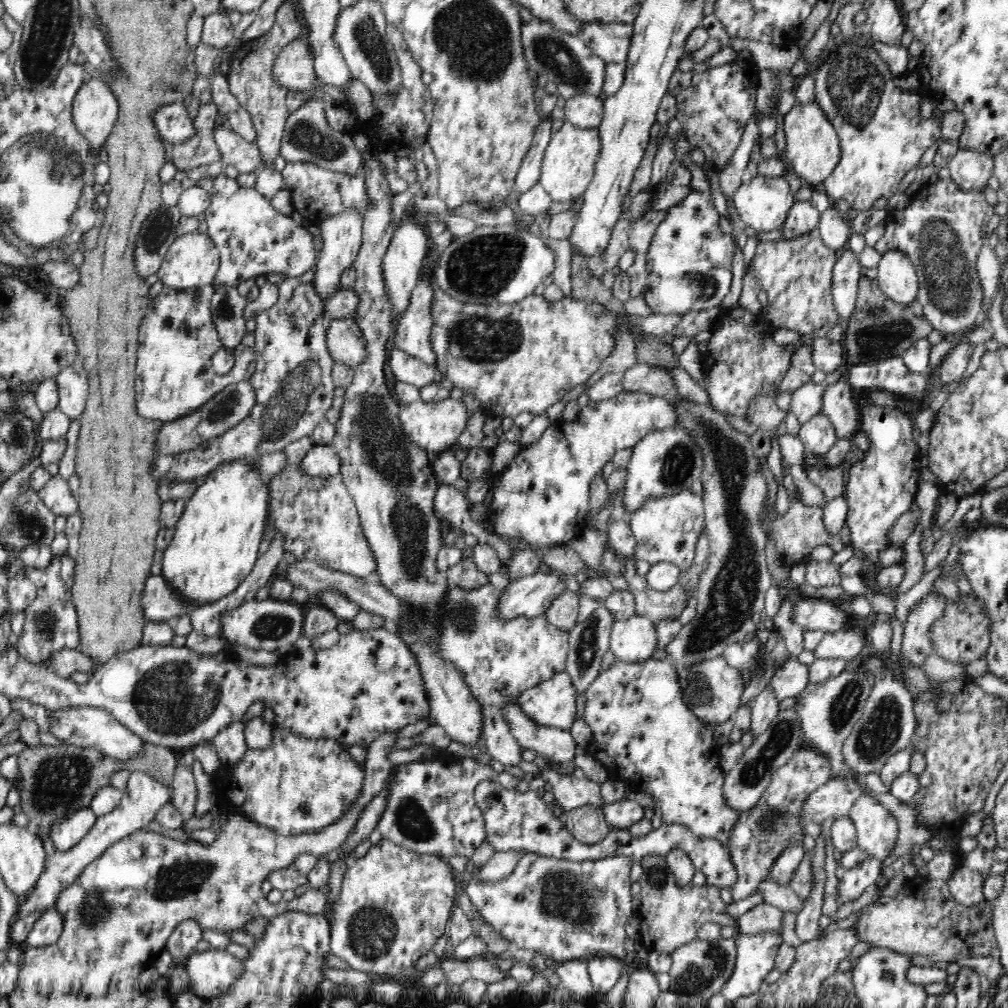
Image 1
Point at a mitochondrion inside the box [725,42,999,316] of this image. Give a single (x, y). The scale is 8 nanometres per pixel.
(855, 84)

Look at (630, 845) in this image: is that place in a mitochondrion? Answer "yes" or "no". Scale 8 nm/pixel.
no

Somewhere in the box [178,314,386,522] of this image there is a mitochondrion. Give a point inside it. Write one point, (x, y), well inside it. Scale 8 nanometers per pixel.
(281, 413)

